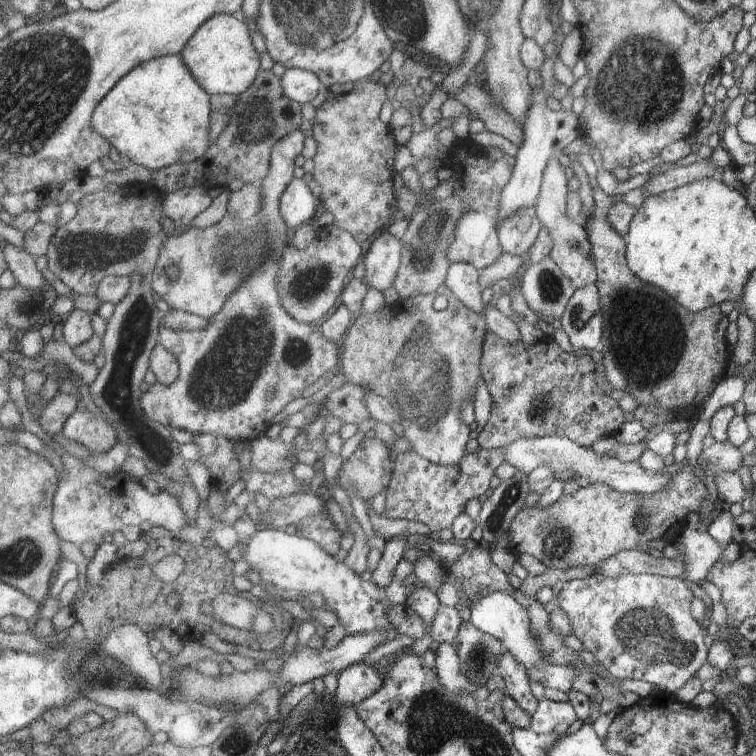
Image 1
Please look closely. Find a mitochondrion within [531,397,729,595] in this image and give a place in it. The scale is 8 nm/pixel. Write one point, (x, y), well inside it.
(559, 539)

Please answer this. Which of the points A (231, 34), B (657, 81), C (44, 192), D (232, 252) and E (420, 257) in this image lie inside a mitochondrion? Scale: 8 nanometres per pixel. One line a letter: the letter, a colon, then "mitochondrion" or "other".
A: other
B: mitochondrion
C: other
D: mitochondrion
E: mitochondrion

